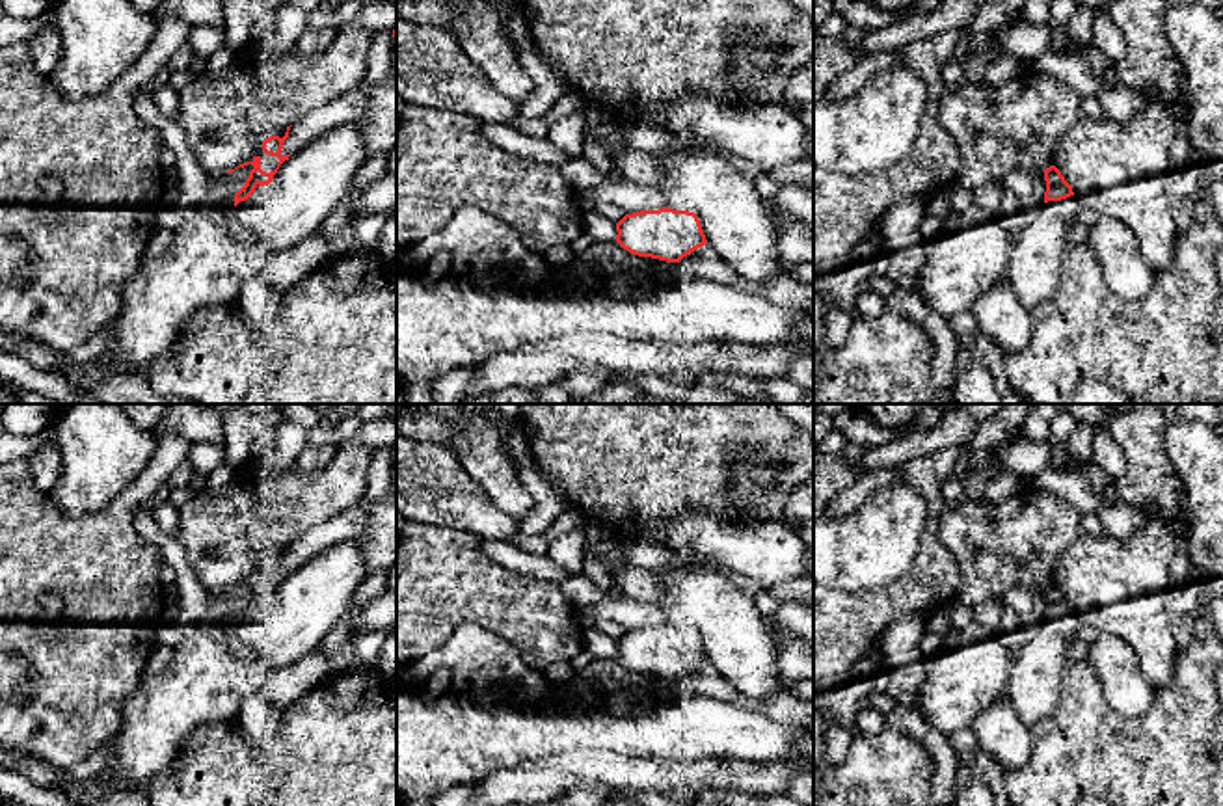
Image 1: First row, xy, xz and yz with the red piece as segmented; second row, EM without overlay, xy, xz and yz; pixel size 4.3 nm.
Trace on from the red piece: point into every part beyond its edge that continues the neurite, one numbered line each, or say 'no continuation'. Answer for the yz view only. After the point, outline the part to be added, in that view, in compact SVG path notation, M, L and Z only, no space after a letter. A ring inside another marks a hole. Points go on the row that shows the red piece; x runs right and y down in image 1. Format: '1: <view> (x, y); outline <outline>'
1: yz (1034, 268); outline M1078 195L1037 205L1013 244L1003 279L1029 315L1055 294L1070 246L1067 229L1078 220L1078 210Z

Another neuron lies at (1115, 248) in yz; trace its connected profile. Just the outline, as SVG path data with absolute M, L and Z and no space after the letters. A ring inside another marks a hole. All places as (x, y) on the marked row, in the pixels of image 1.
M1098 218L1089 229L1089 244L1096 255L1108 287L1122 300L1137 302L1154 283L1134 233L1115 218Z

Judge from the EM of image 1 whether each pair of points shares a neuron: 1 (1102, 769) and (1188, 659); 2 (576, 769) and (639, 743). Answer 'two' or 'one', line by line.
1: one
2: two

